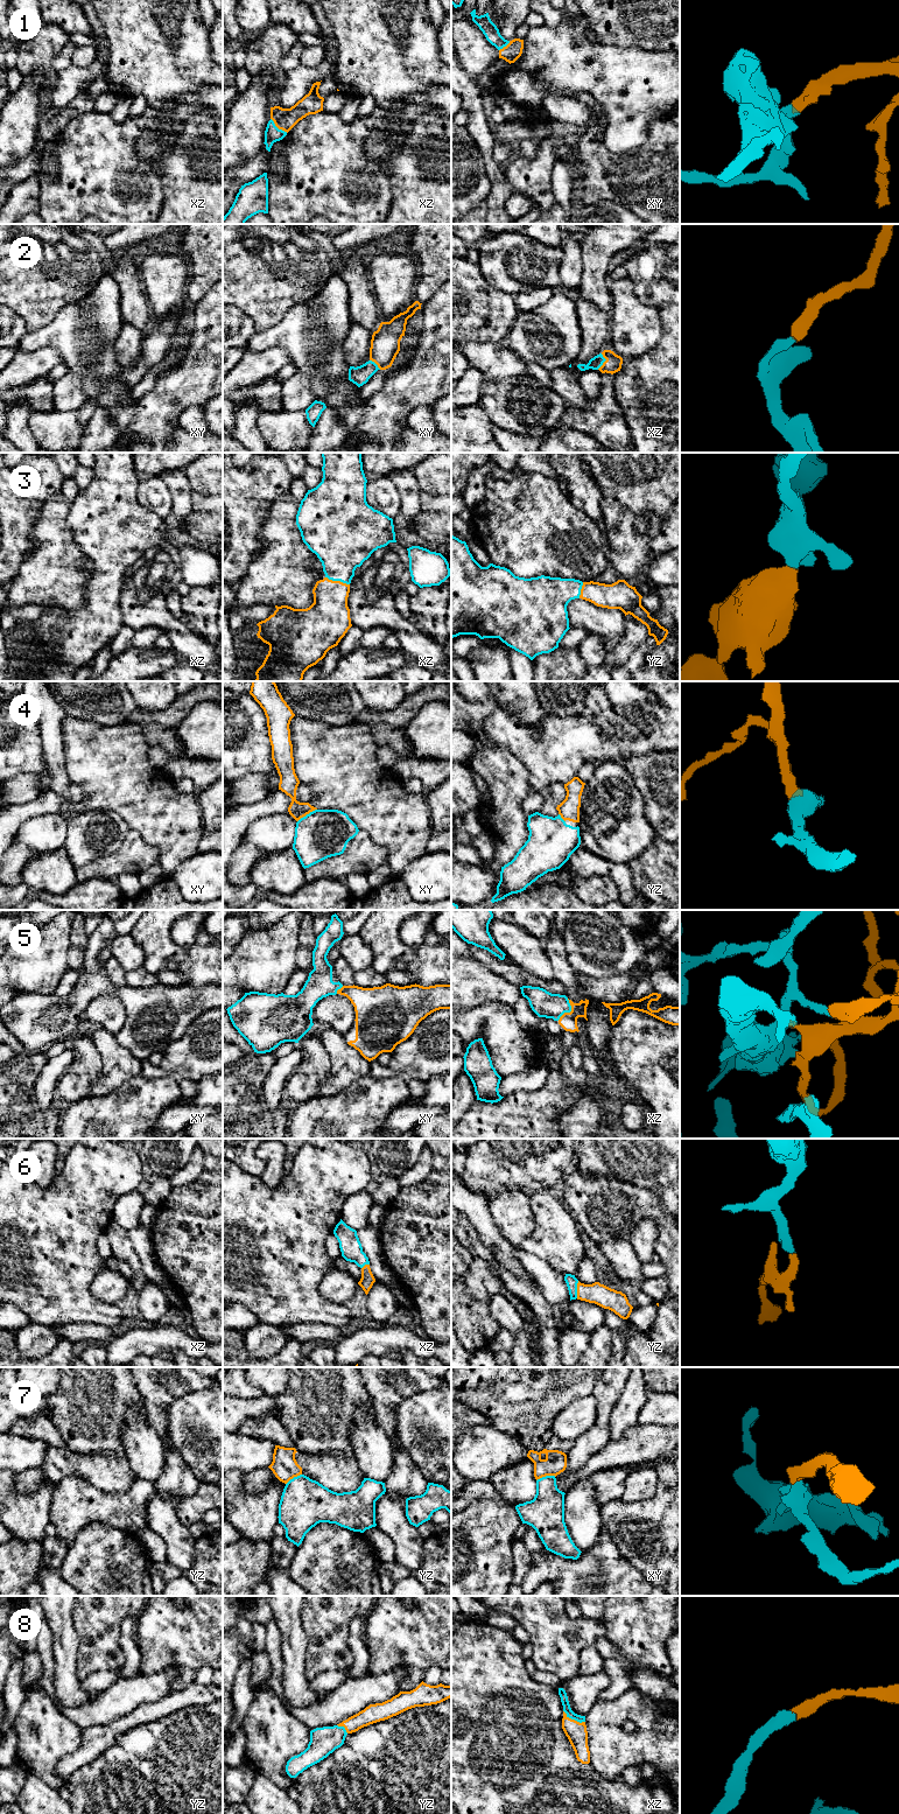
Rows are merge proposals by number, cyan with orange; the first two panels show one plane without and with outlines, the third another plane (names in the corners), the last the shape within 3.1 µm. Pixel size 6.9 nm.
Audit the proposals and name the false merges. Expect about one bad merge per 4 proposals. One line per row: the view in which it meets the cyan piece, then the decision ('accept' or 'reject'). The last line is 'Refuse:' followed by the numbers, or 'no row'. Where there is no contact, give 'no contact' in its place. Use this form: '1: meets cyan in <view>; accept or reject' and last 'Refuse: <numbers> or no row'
1: meets cyan in xz; accept
2: meets cyan in xz; accept
3: meets cyan in xz; accept
4: meets cyan in xy; accept
5: meets cyan in xz; accept
6: meets cyan in yz; accept
7: meets cyan in xy; reject
8: meets cyan in xz; accept
Refuse: 7

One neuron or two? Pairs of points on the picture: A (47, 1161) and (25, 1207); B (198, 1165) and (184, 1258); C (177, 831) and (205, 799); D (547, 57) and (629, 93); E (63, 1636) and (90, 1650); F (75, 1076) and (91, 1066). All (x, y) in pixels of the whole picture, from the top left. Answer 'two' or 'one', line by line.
A: two
B: two
C: two
D: one
E: two
F: one

